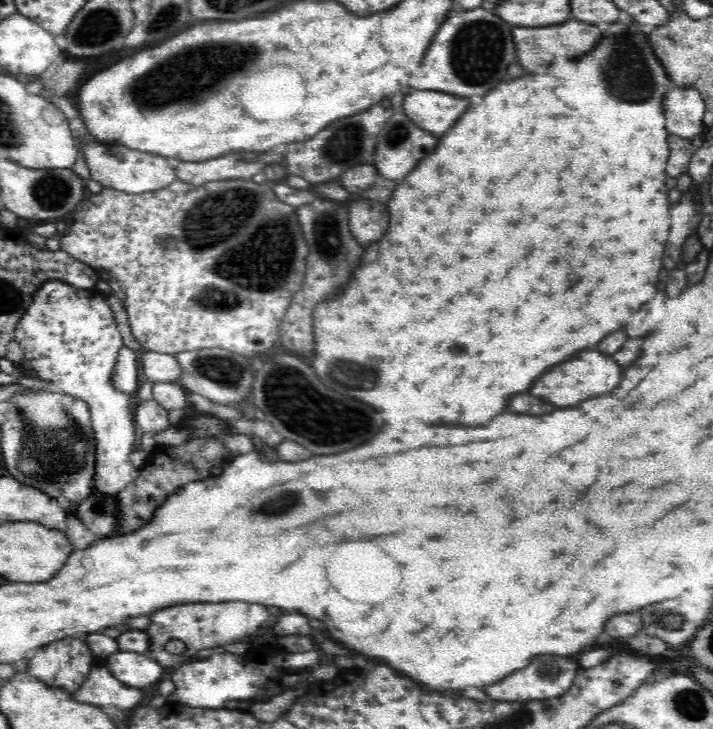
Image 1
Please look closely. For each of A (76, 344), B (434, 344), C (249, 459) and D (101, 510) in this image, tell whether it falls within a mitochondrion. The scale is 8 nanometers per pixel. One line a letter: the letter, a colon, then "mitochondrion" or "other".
A: other
B: other
C: other
D: mitochondrion

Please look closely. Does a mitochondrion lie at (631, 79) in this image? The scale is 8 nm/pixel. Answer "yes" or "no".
yes

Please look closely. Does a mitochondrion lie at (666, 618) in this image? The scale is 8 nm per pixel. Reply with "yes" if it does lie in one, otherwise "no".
yes

